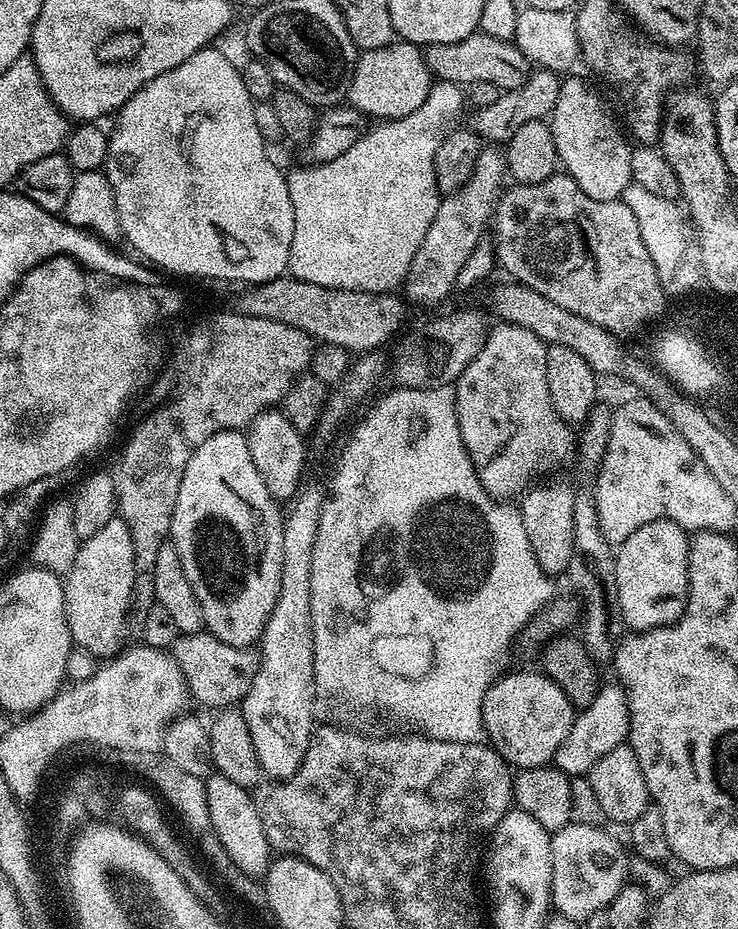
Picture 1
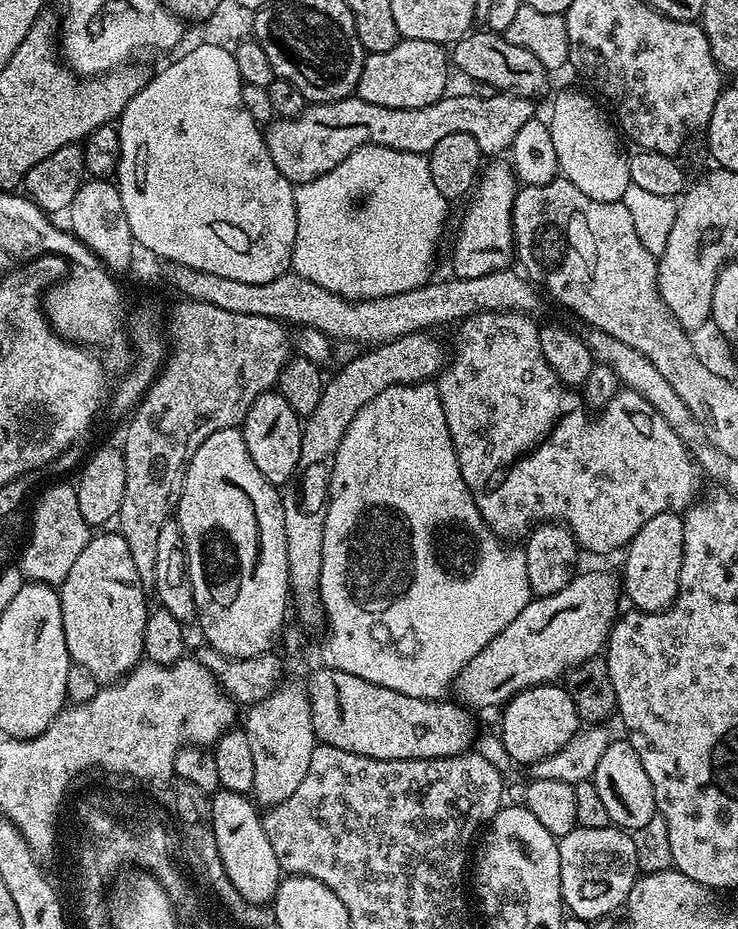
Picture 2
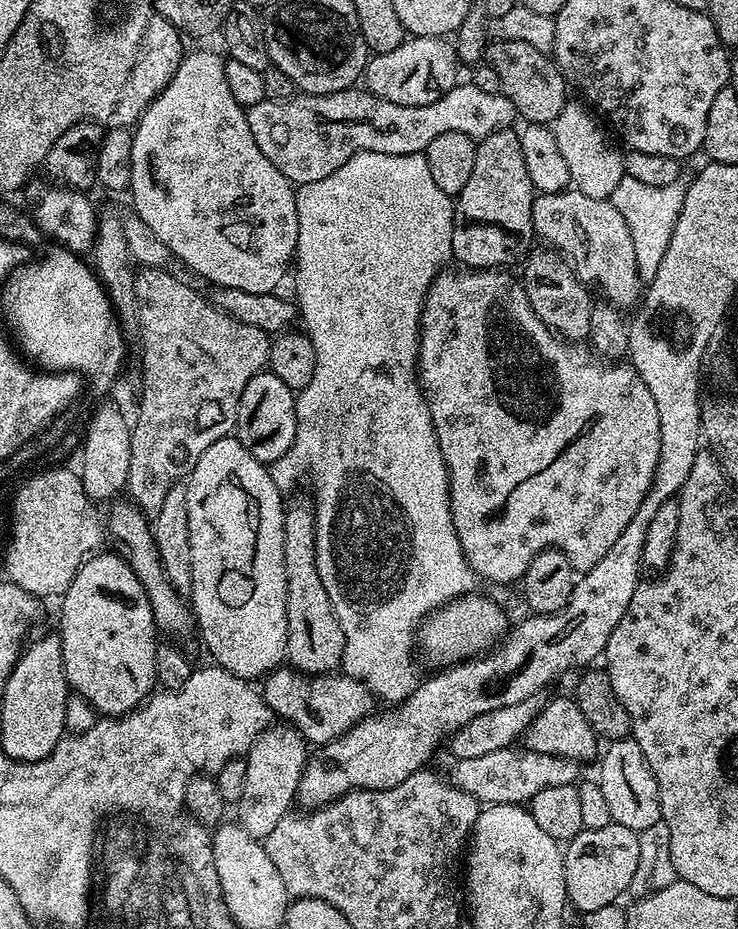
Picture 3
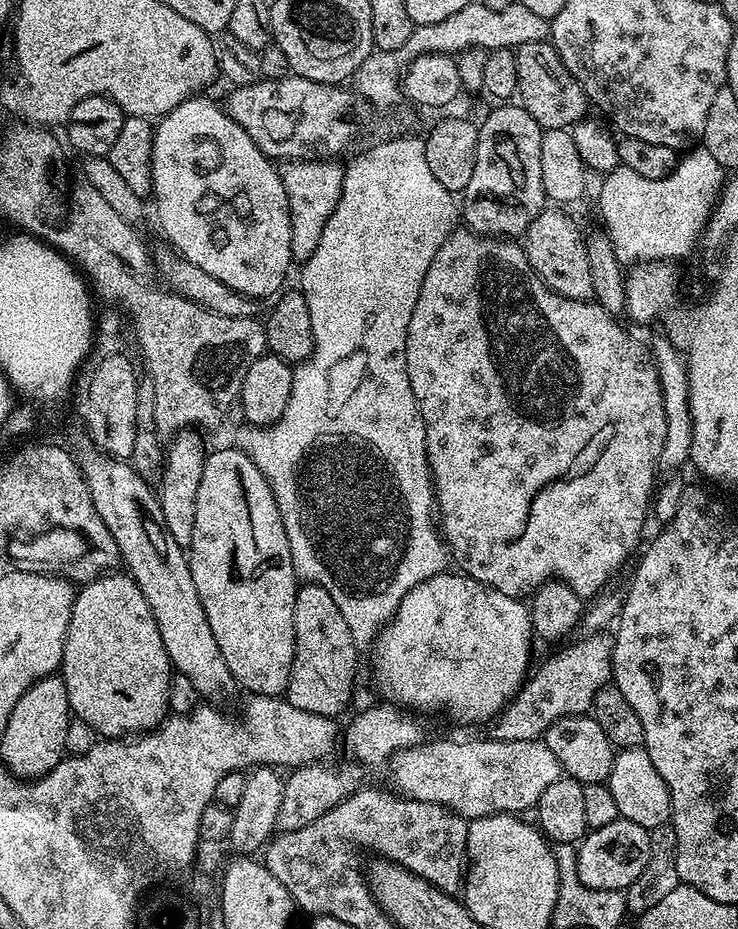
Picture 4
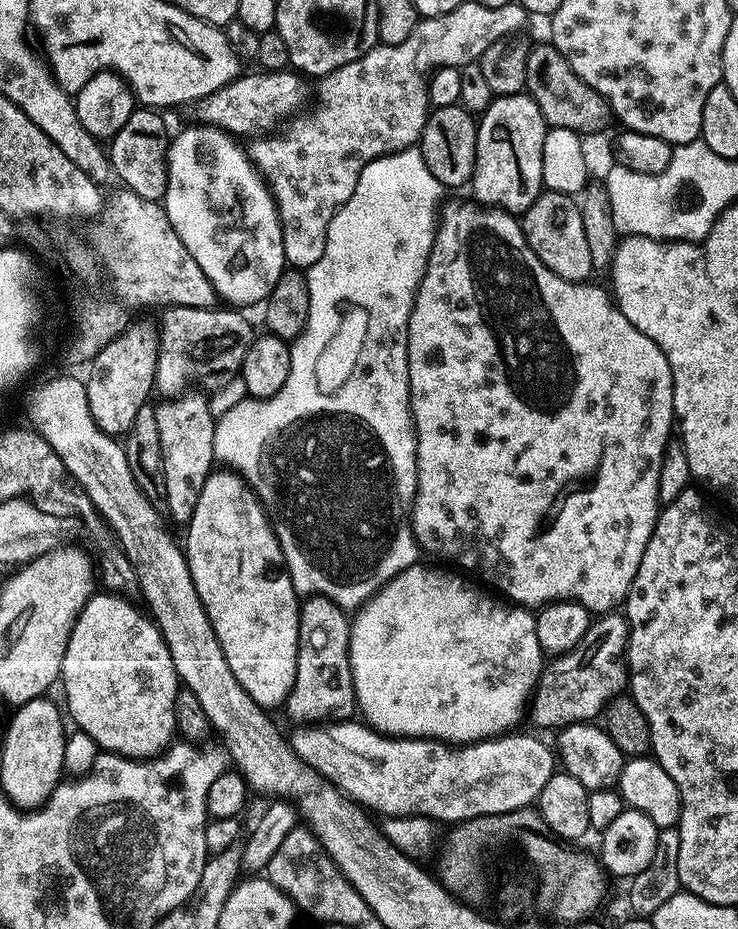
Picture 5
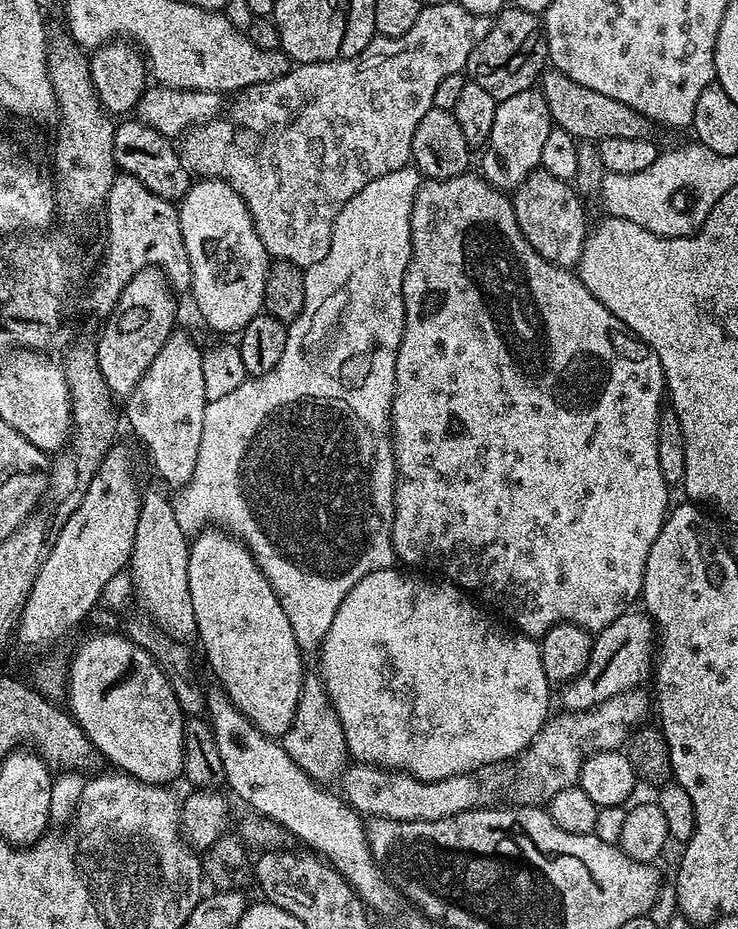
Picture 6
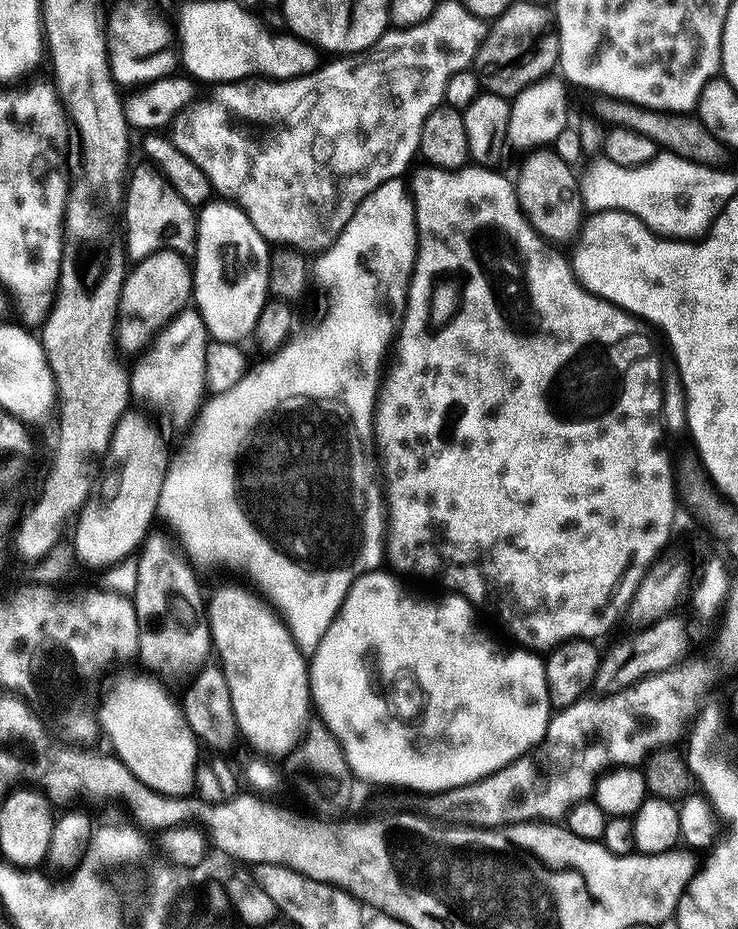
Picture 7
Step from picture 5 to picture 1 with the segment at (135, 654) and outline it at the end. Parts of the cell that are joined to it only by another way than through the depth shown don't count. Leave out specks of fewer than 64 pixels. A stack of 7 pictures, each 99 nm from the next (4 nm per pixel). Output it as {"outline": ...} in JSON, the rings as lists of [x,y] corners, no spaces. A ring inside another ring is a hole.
{"outline":[[[113,518],[98,530],[90,539],[83,541],[74,558],[74,566],[63,577],[64,612],[68,615],[68,629],[72,635],[73,645],[83,649],[95,658],[112,658],[121,651],[120,631],[124,628],[124,619],[132,608],[132,591],[136,581],[136,567],[134,566],[134,546],[130,542],[130,530],[119,518]]]}

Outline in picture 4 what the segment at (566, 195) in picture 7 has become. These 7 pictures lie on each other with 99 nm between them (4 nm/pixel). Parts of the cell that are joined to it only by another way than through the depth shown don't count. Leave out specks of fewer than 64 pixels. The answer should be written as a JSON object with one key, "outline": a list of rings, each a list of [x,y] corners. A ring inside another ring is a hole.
{"outline":[[[548,206],[530,222],[524,231],[522,247],[530,266],[551,292],[571,300],[592,300],[593,283],[590,278],[586,237],[560,206]]]}

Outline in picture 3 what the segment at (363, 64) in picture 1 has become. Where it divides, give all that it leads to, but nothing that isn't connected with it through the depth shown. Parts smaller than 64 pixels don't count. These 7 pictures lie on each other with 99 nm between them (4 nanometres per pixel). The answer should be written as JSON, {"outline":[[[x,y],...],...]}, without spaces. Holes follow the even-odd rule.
{"outline":[[[412,36],[404,39],[398,50],[373,55],[364,68],[362,84],[375,96],[398,102],[398,106],[426,106],[430,102],[438,102],[438,98],[456,87],[456,68],[458,61],[451,39],[442,36]]]}

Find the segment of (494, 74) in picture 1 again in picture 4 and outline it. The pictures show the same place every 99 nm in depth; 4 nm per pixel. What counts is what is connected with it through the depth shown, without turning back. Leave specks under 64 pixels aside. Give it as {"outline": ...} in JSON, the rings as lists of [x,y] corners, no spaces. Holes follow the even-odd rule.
{"outline":[[[548,40],[526,42],[516,53],[518,68],[518,86],[516,96],[520,107],[527,110],[530,118],[540,124],[541,129],[566,128],[571,129],[579,124],[589,114],[590,101],[582,86],[566,70],[566,62],[558,54],[558,50]]]}

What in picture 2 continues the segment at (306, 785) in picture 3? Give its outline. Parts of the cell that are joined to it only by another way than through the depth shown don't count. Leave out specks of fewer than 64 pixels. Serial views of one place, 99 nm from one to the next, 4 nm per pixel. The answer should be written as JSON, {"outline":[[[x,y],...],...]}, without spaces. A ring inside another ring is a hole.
{"outline":[[[600,570],[579,571],[558,593],[529,600],[506,629],[462,666],[454,692],[469,709],[498,708],[524,689],[559,681],[568,669],[595,659],[603,651],[619,613],[621,596],[617,577]]]}

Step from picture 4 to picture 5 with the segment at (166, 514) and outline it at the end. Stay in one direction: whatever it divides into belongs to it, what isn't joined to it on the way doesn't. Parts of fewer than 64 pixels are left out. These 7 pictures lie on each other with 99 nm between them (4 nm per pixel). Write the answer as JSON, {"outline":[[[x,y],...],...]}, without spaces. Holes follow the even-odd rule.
{"outline":[[[188,390],[175,398],[165,399],[162,402],[165,404],[157,403],[154,408],[158,422],[158,438],[162,444],[162,466],[166,486],[162,504],[168,507],[169,514],[180,523],[180,526],[187,525],[188,519],[194,514],[194,506],[198,506],[198,494],[202,494],[202,486],[214,468],[214,430],[216,429],[214,412],[212,416],[206,397],[192,391],[196,390]]]}

